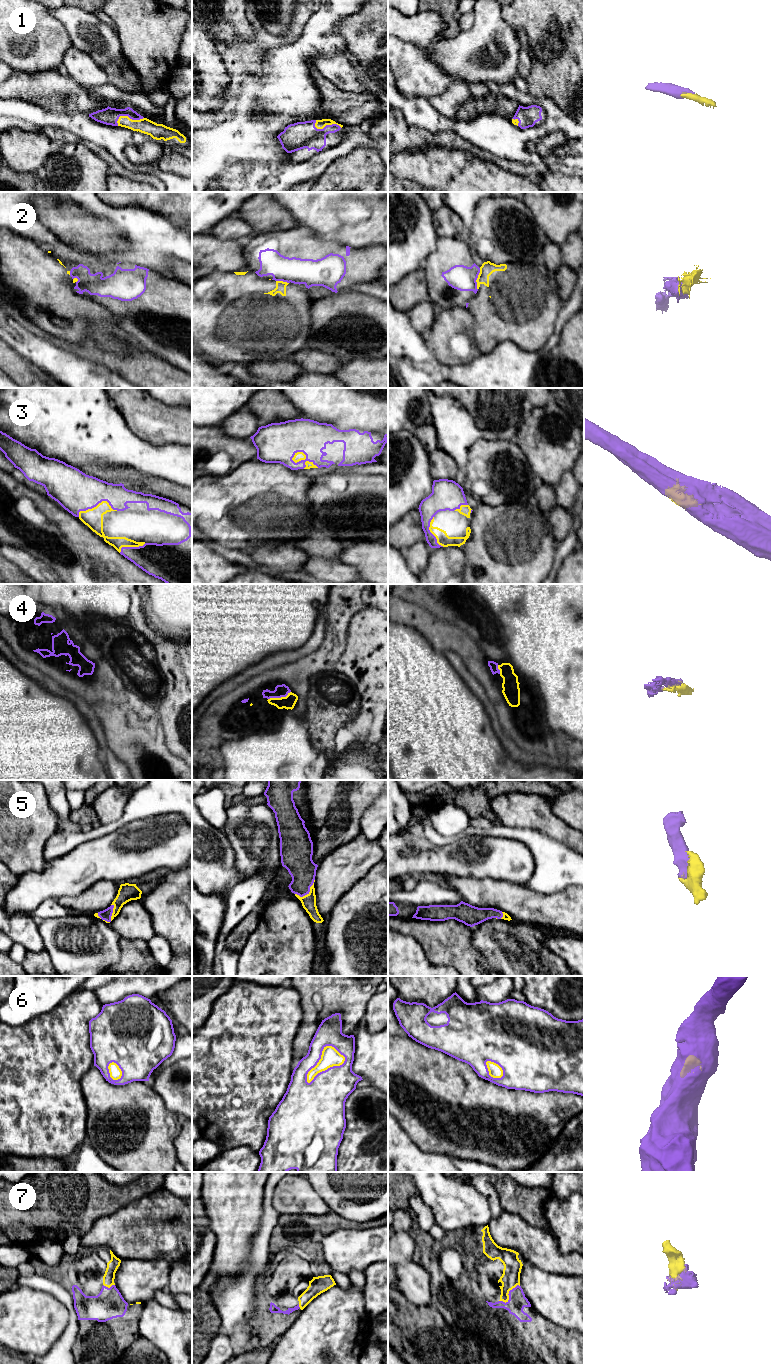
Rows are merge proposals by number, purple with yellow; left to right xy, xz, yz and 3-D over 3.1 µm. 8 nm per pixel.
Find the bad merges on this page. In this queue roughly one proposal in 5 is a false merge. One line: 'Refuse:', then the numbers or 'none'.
Refuse: 2

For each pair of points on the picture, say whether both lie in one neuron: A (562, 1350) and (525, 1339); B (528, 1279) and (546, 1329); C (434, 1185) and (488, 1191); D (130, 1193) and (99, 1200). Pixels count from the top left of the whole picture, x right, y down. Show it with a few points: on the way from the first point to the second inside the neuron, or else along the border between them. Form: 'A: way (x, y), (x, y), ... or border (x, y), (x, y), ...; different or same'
A: way (553, 1348), (539, 1348), (534, 1344); same
B: border (545, 1318), (567, 1328); different
C: border (465, 1182), (470, 1184), (486, 1200), (489, 1210); different
D: way (122, 1195), (107, 1198); same

